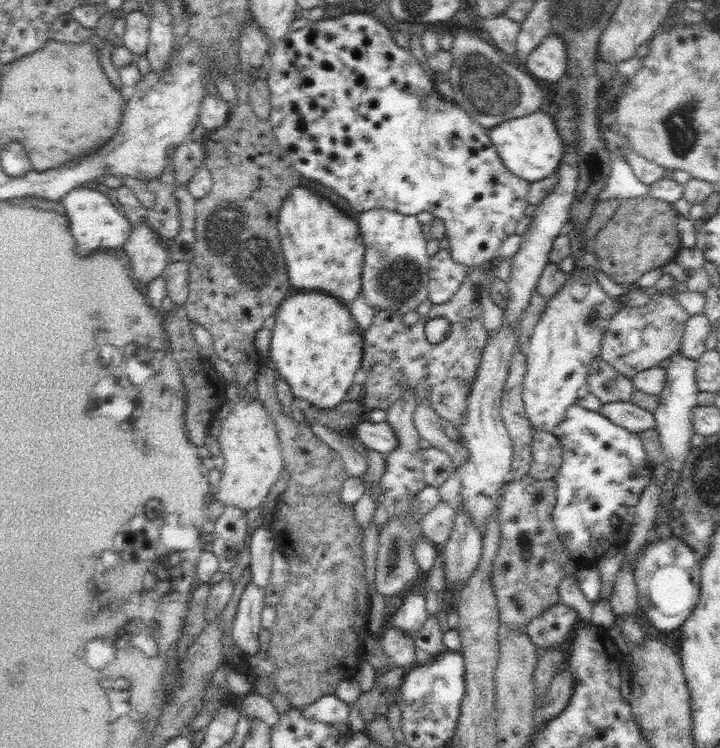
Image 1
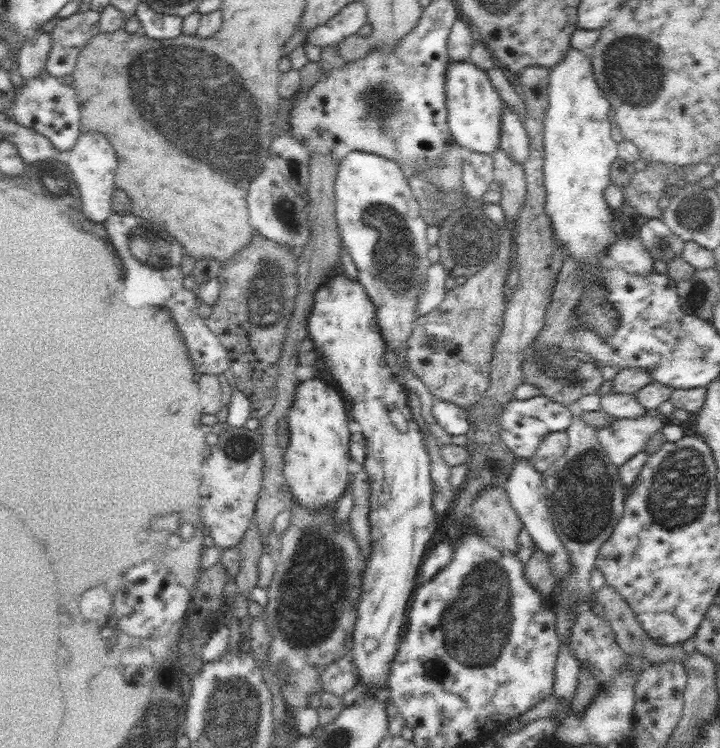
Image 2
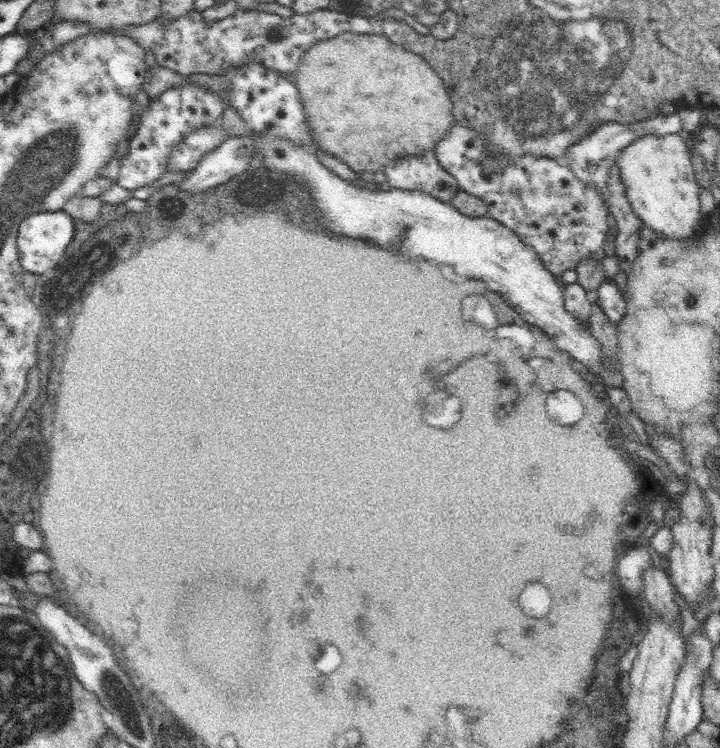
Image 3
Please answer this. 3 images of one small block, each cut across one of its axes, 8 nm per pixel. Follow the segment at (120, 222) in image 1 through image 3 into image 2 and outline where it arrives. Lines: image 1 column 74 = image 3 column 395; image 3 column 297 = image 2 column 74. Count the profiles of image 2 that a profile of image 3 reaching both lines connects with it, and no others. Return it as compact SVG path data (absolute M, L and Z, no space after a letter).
M98 131L81 132L76 144L69 150L68 161L64 164L68 165L78 185L82 212L94 222L104 222L112 212L111 202L117 188L115 176L118 169L116 154L108 138Z

